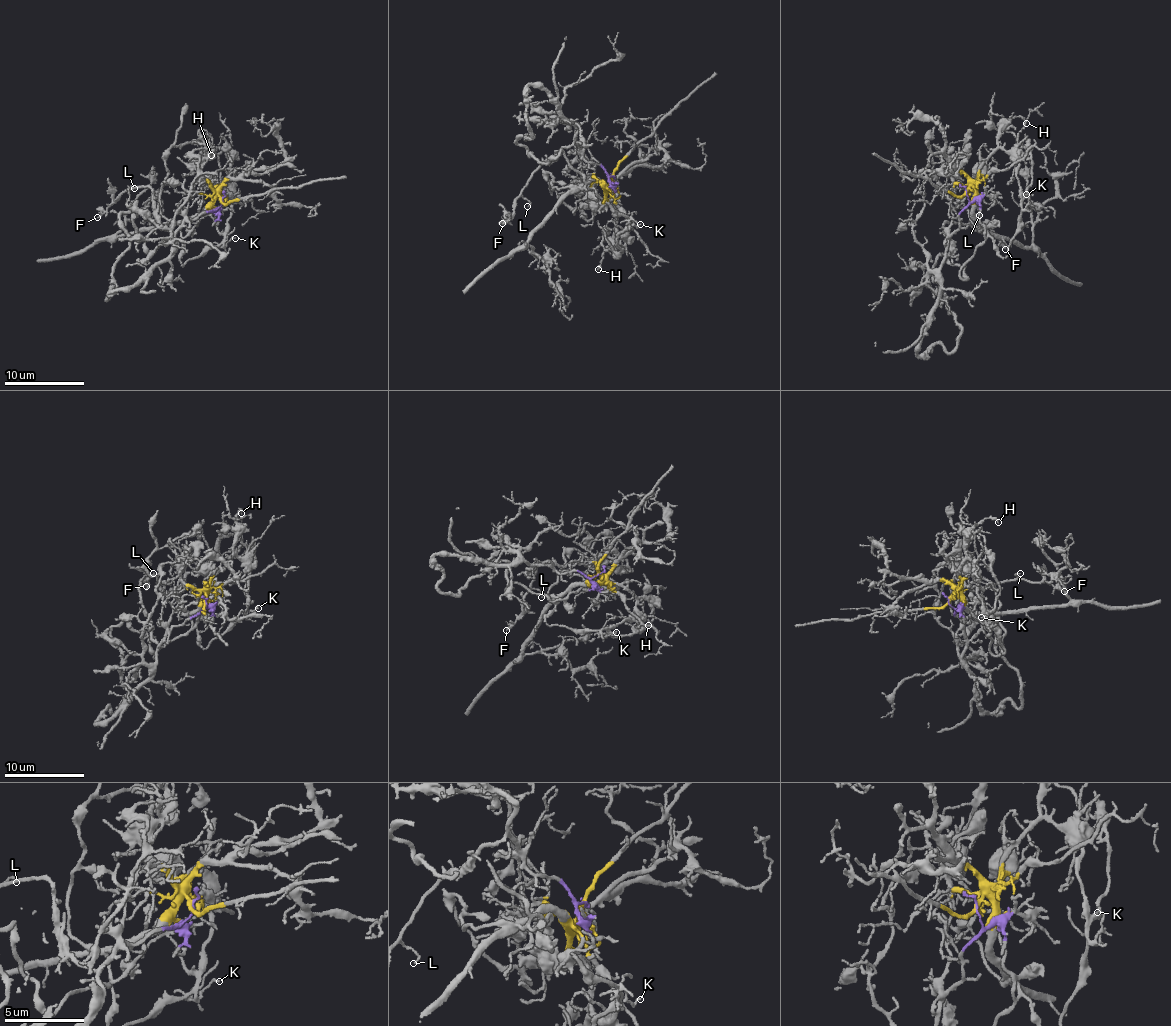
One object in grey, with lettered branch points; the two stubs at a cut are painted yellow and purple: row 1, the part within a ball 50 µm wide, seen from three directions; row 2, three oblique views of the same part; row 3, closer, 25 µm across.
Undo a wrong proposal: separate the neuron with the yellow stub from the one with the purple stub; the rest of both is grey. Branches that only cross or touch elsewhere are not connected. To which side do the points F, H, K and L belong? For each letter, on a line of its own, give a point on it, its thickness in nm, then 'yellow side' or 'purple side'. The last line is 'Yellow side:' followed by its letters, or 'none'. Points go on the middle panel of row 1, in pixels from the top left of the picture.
F: place (502, 223); calibre 140 nm; purple side
H: place (598, 269); calibre 170 nm; yellow side
K: place (640, 224); calibre 110 nm; yellow side
L: place (527, 206); calibre 100 nm; purple side
Yellow side: H, K

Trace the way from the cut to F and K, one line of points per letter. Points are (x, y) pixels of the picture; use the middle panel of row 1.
F: (613, 177), (601, 166), (586, 162), (572, 144), (538, 169), (515, 200), (513, 217), (502, 224)
K: (611, 177), (609, 190), (629, 230), (623, 230), (631, 225), (628, 225), (632, 218), (637, 227), (641, 224)

